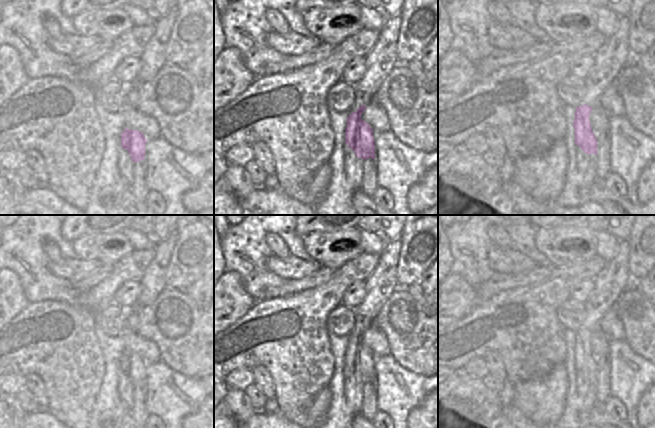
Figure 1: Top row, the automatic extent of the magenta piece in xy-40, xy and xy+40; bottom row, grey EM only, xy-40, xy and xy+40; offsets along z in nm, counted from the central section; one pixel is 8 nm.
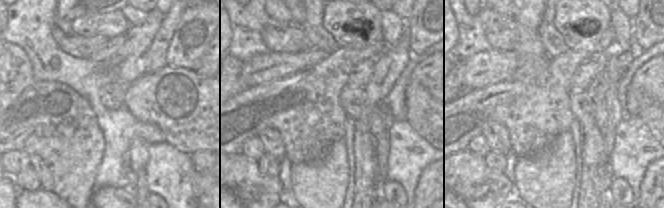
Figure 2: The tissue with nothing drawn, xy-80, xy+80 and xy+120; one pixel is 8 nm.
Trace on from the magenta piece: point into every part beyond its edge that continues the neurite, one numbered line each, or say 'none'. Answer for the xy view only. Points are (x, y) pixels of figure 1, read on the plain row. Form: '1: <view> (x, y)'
none.

